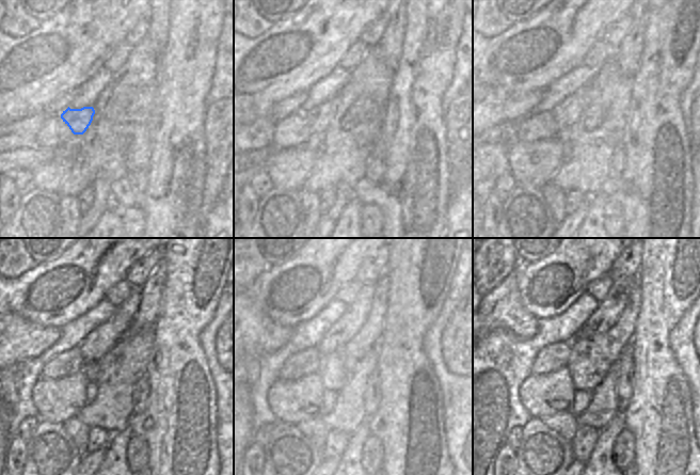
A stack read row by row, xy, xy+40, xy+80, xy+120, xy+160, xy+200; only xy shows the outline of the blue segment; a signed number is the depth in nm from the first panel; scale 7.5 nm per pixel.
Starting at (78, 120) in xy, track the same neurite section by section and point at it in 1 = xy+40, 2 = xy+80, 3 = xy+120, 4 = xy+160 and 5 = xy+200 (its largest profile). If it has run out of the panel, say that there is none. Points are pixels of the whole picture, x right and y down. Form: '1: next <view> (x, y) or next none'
1: next xy+40 (319, 117)
2: next xy+80 (565, 114)
3: next xy+120 (102, 338)
4: next xy+160 (365, 310)
5: next xy+200 (610, 312)

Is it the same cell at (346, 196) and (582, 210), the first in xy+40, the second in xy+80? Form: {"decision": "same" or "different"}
{"decision": "same"}

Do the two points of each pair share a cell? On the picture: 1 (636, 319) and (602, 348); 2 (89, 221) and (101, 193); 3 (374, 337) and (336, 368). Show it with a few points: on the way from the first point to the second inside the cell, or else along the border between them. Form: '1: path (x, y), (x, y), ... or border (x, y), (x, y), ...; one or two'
1: path (627, 328), (610, 345); one
2: path (93, 215), (101, 200); one
3: path (364, 341), (346, 359); one

